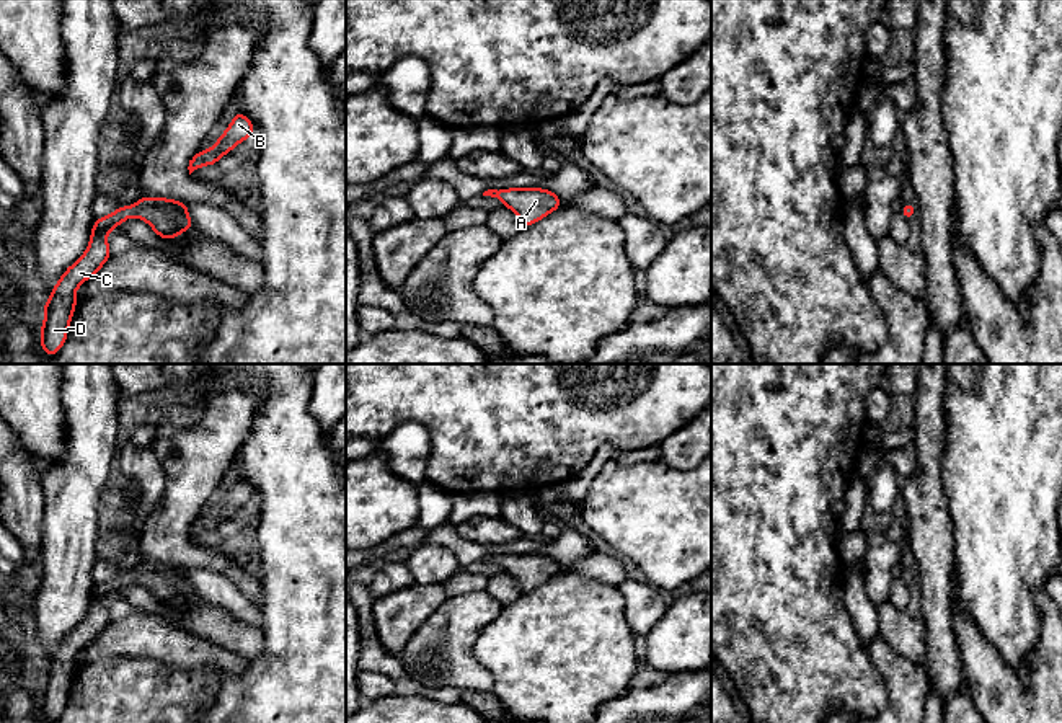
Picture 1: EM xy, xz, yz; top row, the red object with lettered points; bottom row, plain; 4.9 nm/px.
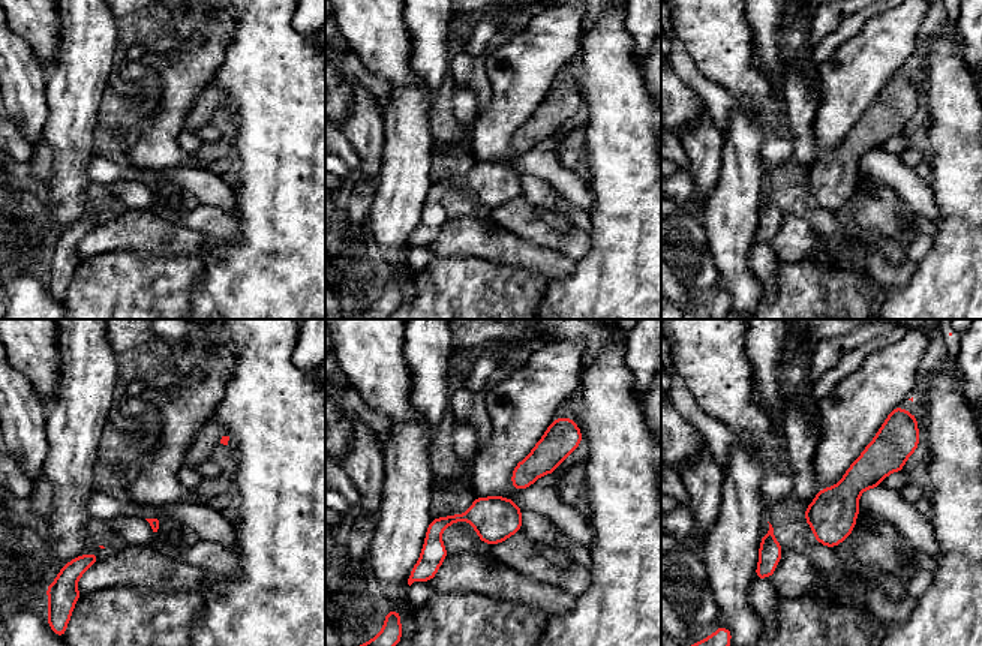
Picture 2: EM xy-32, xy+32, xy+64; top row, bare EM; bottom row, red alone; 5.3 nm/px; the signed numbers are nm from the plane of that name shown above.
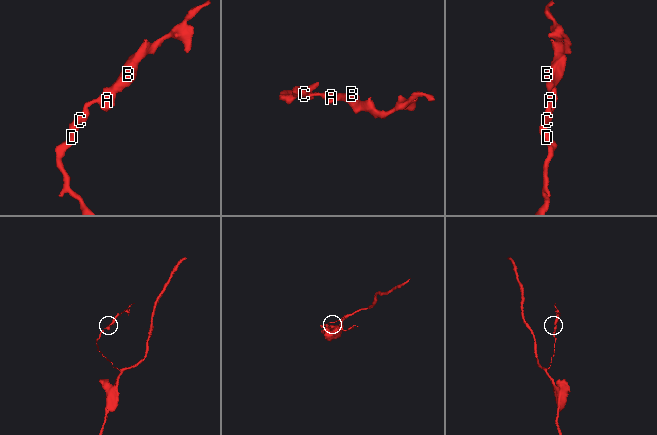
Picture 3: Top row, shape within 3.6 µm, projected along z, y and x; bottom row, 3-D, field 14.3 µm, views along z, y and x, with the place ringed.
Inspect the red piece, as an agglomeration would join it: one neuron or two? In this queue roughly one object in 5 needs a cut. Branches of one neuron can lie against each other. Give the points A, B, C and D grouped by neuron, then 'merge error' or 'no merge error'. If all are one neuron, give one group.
groups A B C D; no merge error

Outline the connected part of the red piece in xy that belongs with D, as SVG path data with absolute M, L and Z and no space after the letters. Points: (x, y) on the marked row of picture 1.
M142 196L134 206L121 206L106 217L96 219L85 253L65 269L44 304L41 349L46 354L55 356L65 344L72 315L77 308L75 291L109 259L111 251L106 235L134 215L147 222L160 238L166 240L192 228L188 204L166 197Z

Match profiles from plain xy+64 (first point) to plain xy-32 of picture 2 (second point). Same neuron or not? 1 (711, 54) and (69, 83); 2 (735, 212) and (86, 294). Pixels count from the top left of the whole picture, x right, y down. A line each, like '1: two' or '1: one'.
1: two
2: two

